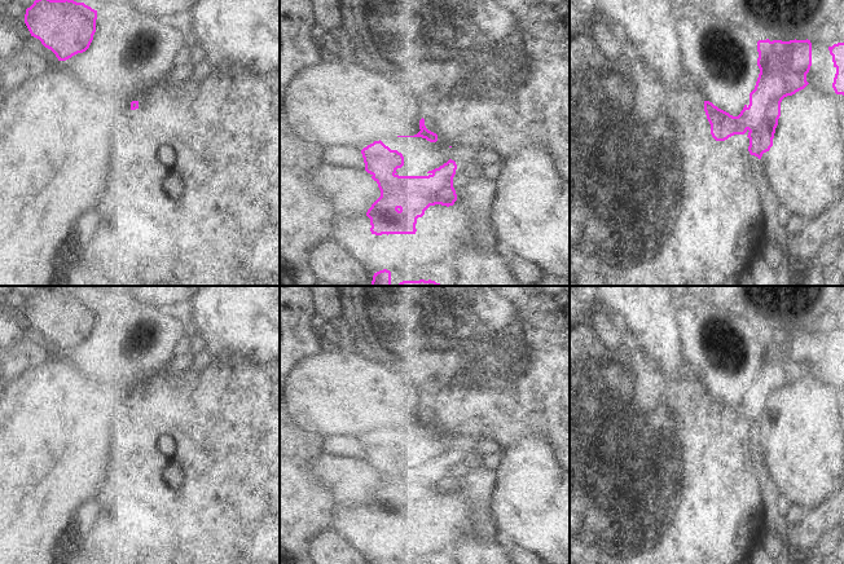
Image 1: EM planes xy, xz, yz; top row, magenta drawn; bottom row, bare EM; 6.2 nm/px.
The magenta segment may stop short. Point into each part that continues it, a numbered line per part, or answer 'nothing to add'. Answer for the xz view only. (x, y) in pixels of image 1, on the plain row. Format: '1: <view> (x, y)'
nothing to add

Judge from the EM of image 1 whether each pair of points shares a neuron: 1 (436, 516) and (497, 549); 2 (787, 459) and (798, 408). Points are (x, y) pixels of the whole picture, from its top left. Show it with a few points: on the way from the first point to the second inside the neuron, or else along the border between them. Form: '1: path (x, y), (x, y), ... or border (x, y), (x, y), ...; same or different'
1: border (471, 531), (462, 534), (455, 542); different
2: path (798, 446), (798, 421); same

